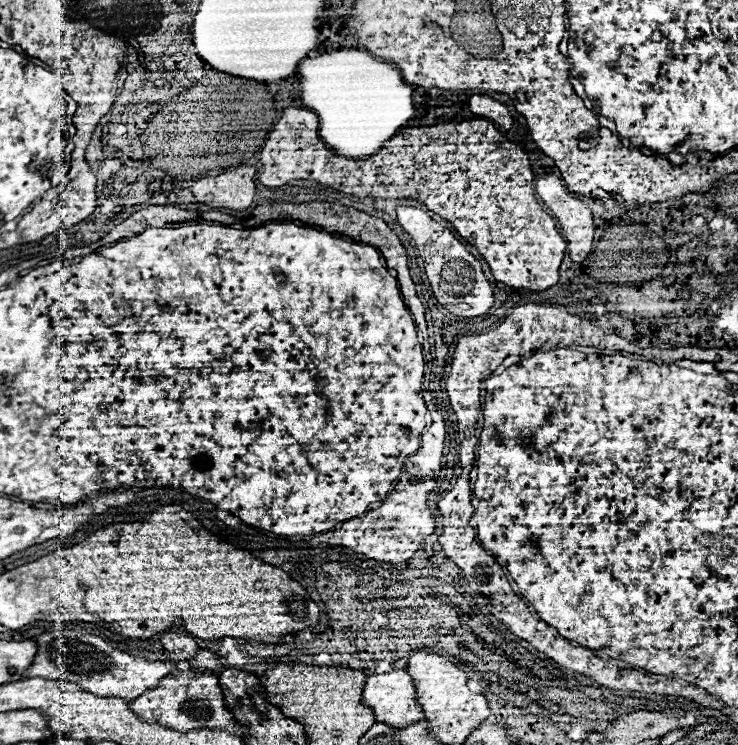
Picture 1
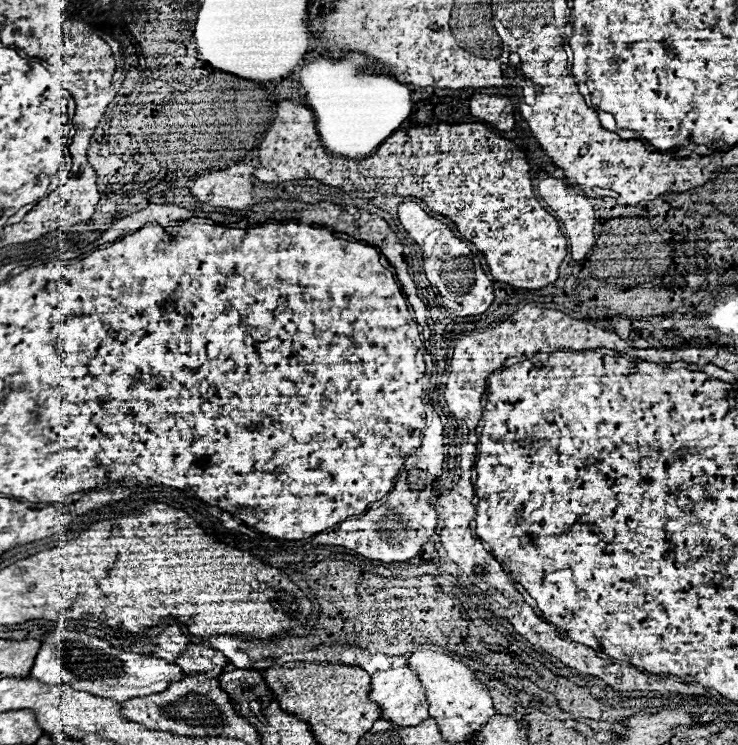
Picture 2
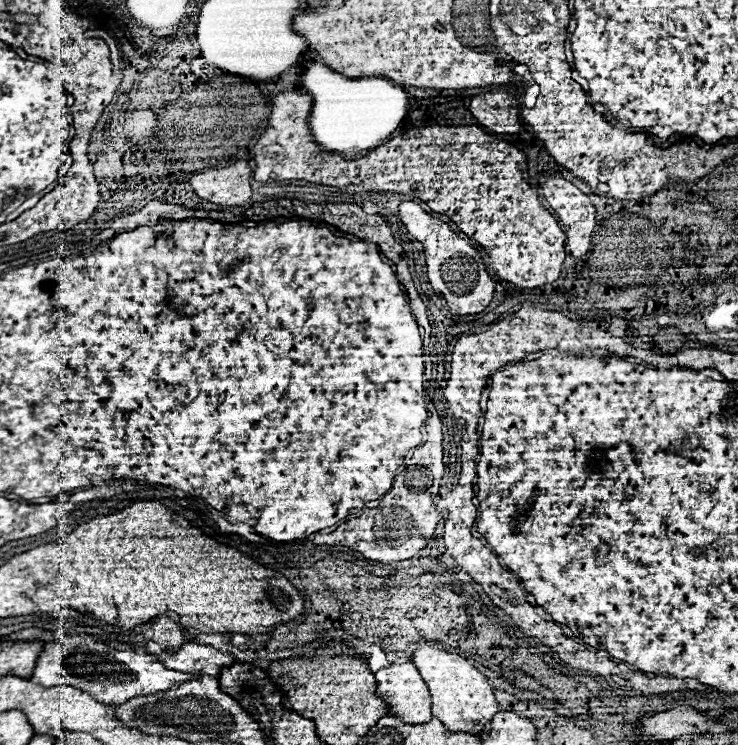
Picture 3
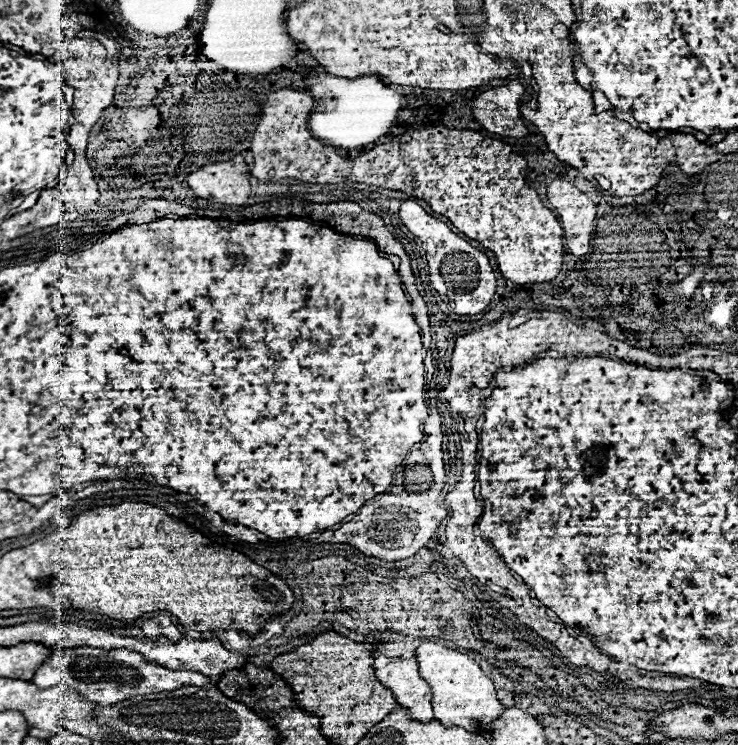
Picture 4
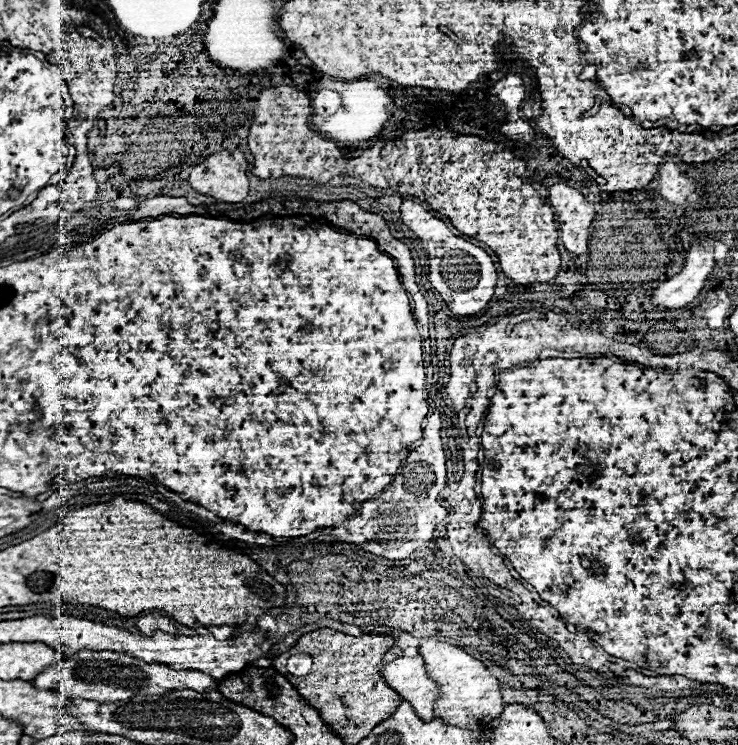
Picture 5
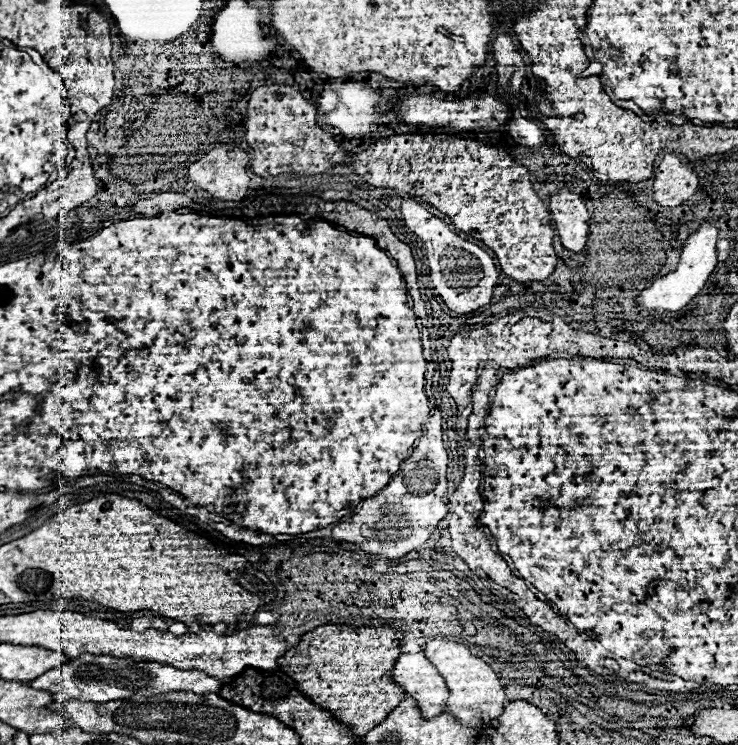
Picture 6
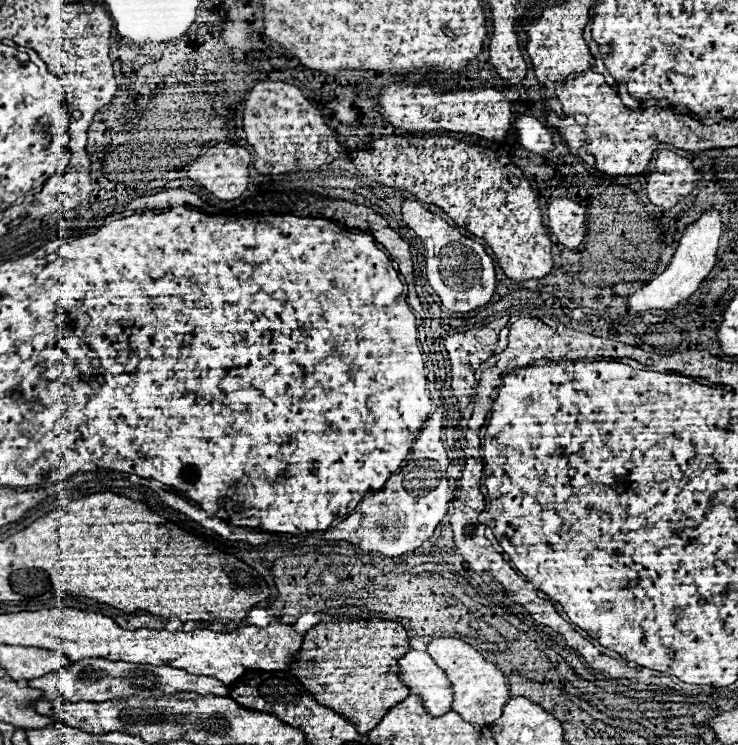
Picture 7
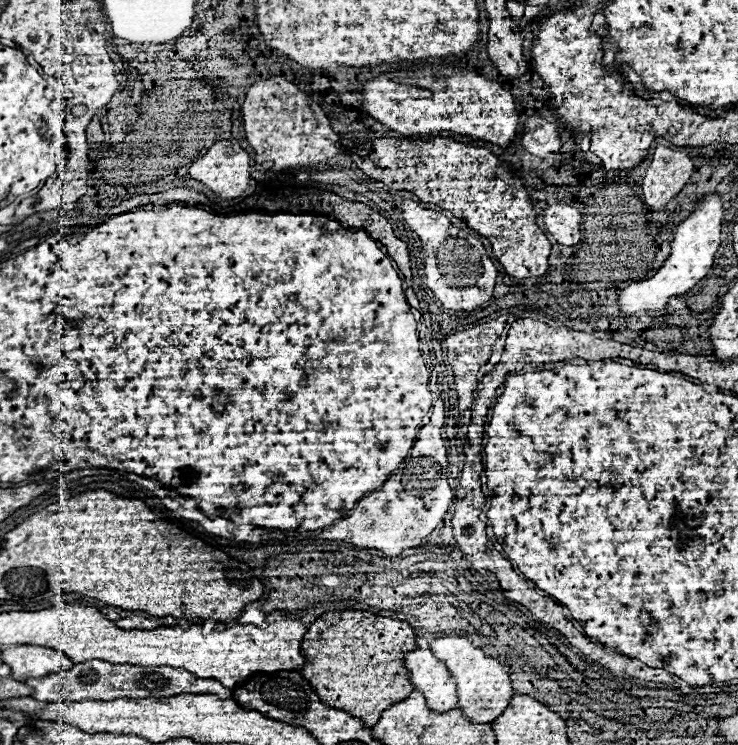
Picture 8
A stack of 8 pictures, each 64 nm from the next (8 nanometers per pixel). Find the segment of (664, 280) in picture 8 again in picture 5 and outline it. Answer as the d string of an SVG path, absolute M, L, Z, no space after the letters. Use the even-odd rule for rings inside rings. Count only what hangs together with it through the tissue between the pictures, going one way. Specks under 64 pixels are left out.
M702 238L702 242L694 242L692 248L688 250L684 270L668 278L654 290L652 304L664 306L668 310L684 308L704 288L704 282L712 268L714 268L714 240Z

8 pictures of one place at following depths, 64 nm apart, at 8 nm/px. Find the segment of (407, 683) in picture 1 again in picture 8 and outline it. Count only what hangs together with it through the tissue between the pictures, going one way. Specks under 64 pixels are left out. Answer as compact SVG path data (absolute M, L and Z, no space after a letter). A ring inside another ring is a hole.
M430 650L408 652L404 664L410 672L410 682L414 690L424 692L426 704L432 712L444 714L456 706L456 684L450 678L446 666L436 660Z

